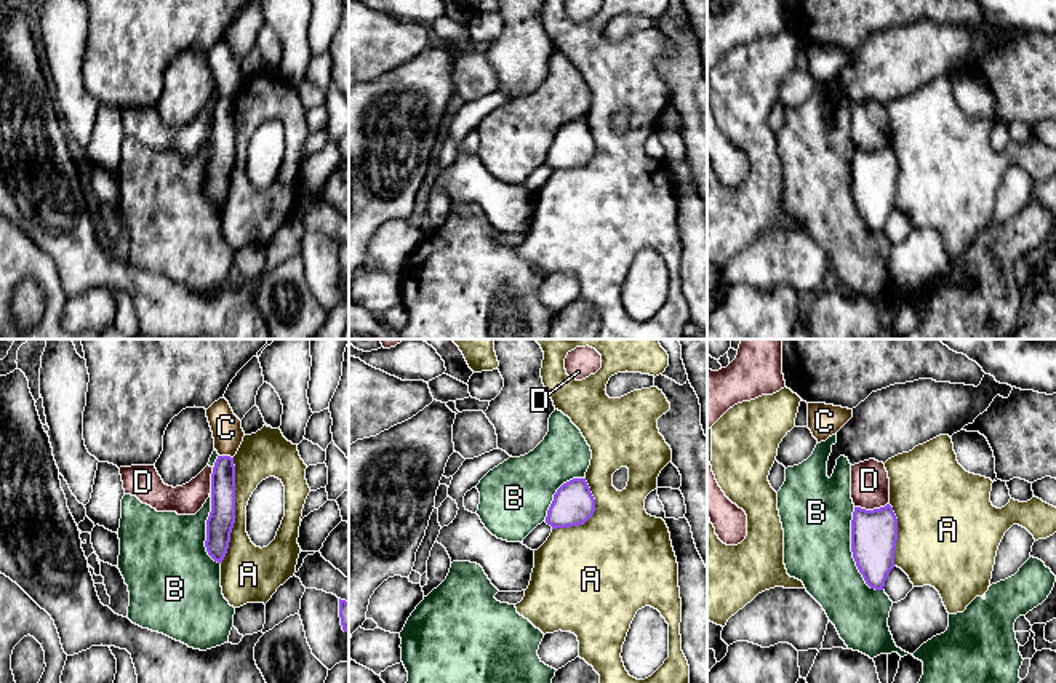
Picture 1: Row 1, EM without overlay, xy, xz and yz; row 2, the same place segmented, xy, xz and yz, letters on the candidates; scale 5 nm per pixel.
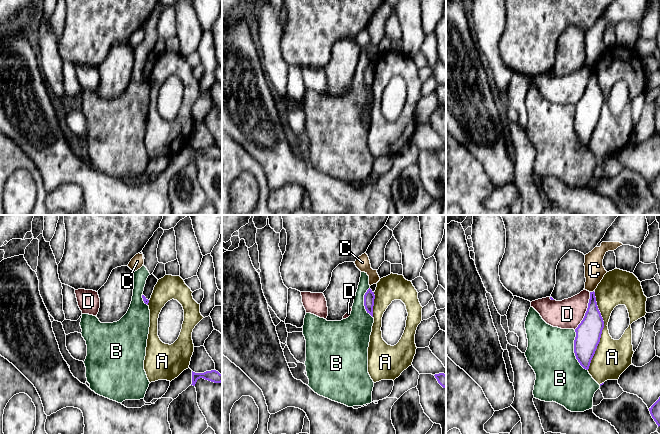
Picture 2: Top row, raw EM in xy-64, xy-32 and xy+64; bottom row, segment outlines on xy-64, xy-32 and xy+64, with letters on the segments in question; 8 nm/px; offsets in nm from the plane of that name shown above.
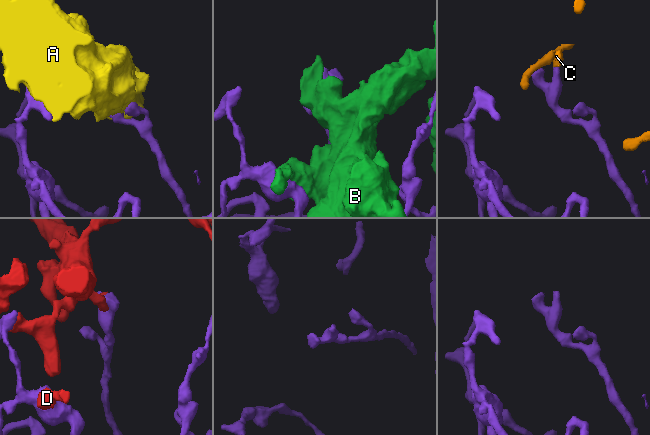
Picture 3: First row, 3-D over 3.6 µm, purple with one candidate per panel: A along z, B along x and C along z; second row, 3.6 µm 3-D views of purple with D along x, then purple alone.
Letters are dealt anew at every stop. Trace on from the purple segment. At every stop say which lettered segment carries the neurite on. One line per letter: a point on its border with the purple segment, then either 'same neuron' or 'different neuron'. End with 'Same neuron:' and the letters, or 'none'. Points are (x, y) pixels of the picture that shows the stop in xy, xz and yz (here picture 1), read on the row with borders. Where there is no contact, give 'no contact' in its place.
A: meets purple in xy at (234, 511); different neuron
B: meets purple in yz at (853, 554); different neuron
C: meets purple in xy at (226, 456); different neuron
D: meets purple in yz at (871, 511); different neuron
Same neuron: none

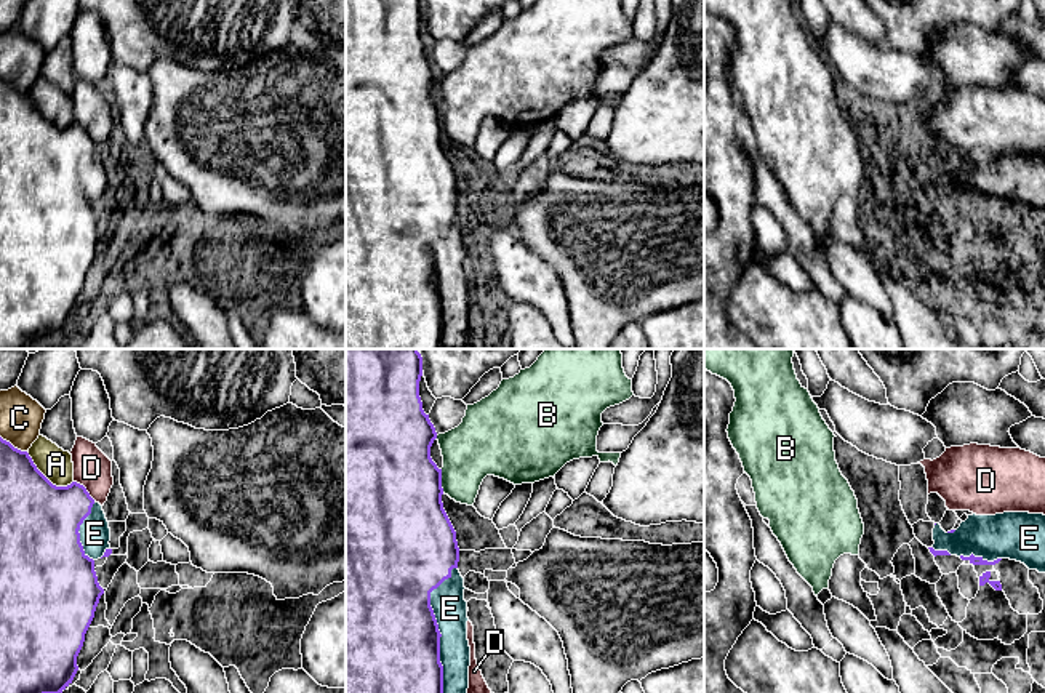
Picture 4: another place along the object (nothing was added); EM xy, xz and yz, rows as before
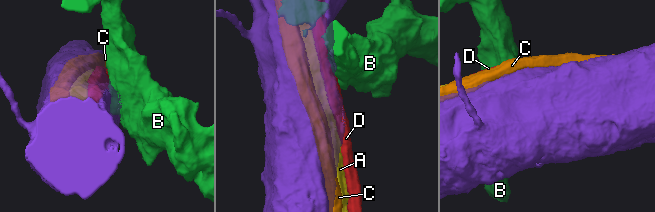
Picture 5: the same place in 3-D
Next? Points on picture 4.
A: meets purple in xy at (45, 477); different neuron
B: meets purple in xz at (440, 480); different neuron
C: meets purple in xy at (12, 445); different neuron
D: meets purple in xy at (85, 488); different neuron
E: meets purple in xz at (437, 628); same neuron
Same neuron: E

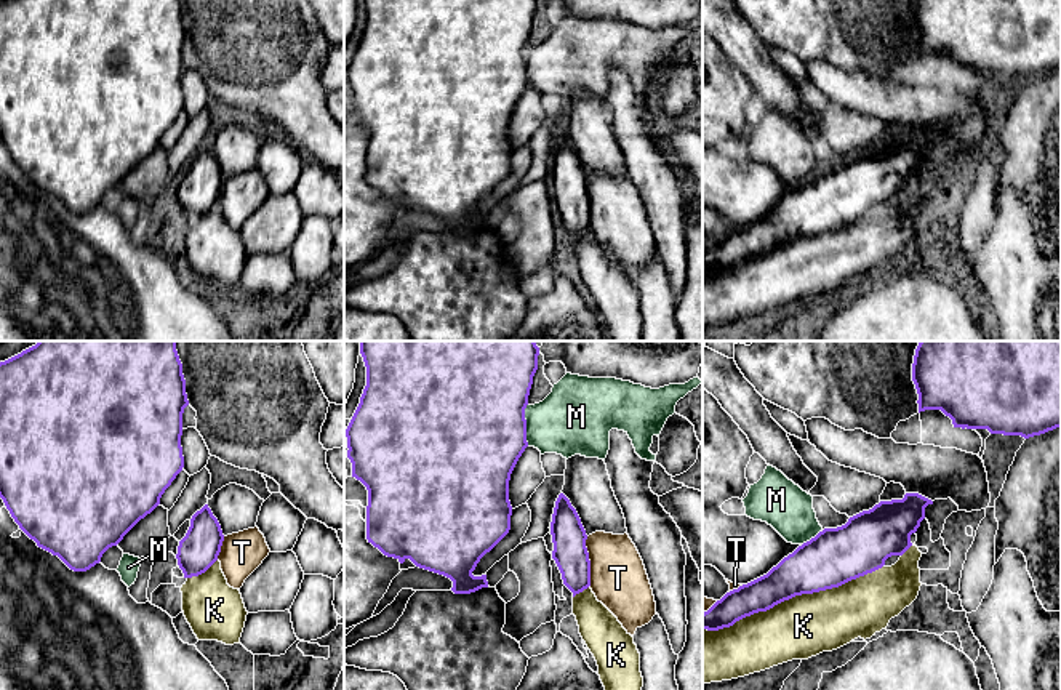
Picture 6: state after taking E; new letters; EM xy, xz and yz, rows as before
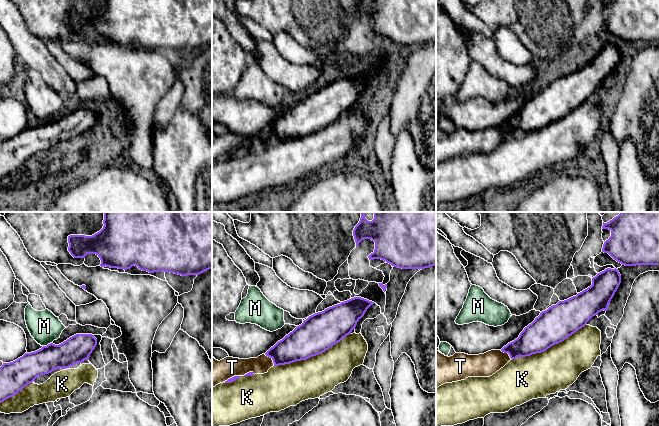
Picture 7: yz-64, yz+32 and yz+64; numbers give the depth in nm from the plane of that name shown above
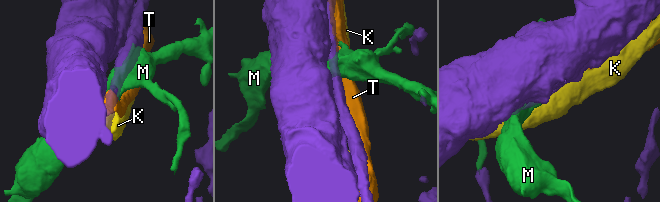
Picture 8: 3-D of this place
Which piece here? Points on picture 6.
K: meets purple in yz at (792, 596); different neuron
M: meets purple in xz at (525, 425); different neuron
T: meets purple in xz at (589, 562); different neuron
Same neuron: none

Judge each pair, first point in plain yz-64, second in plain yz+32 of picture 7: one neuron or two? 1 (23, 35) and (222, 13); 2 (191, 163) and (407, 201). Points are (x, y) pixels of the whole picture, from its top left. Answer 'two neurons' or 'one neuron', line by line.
1: one neuron
2: one neuron

